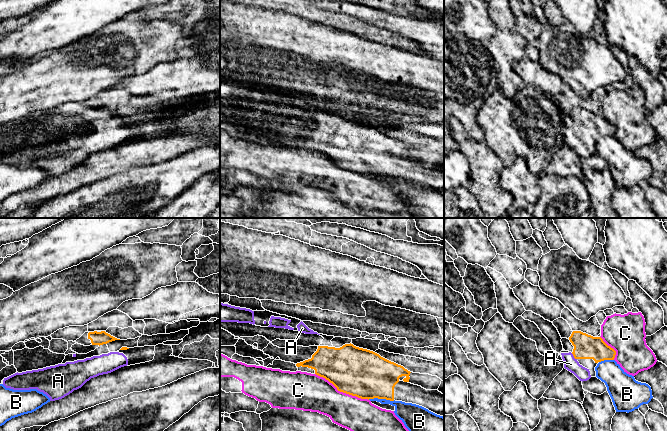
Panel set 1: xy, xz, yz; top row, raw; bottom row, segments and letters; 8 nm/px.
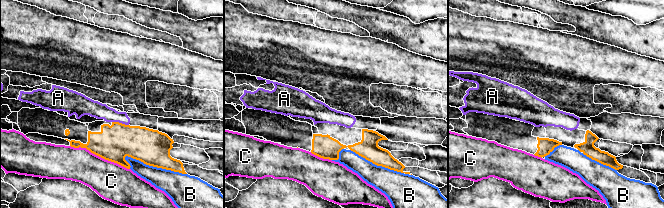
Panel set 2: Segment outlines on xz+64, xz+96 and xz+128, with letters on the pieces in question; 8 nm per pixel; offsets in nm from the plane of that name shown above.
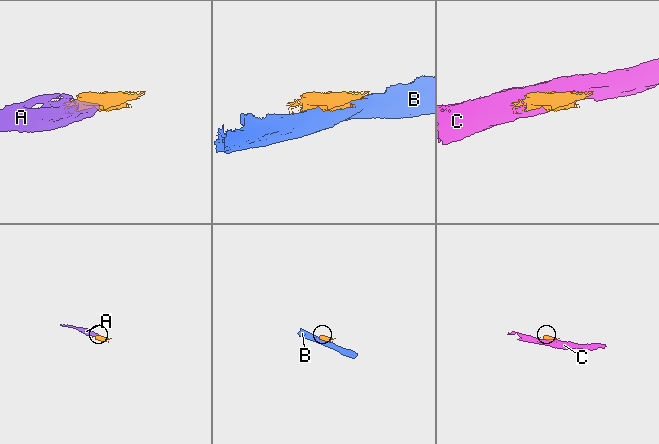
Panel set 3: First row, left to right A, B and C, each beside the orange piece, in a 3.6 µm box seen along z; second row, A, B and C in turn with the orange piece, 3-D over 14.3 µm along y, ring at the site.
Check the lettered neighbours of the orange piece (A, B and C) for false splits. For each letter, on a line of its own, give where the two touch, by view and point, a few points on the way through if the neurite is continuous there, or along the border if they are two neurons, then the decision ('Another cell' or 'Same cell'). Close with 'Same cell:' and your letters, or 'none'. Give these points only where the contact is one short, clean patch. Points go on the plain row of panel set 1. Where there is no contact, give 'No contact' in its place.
A: Touches orange at yz (573, 131). Path across: yz (586, 122), (573, 131), (571, 140). Same cell
B: Touches orange at xz (381, 174). Another cell
C: Touches orange at xz (342, 167). Another cell
Same cell: A

